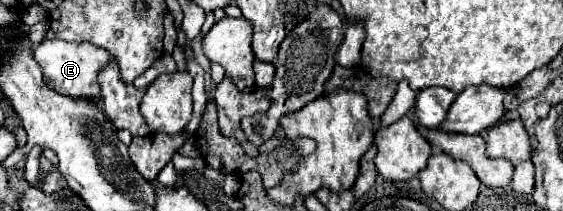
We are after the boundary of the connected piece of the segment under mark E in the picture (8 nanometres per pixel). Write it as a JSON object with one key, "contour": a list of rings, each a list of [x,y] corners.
{"contour":[[[44,40],[36,46],[34,60],[42,68],[44,82],[48,82],[52,90],[72,96],[72,98],[82,96],[82,98],[100,100],[100,88],[96,82],[96,74],[108,60],[112,60],[112,56],[106,50],[94,46],[92,42],[76,44],[76,42],[64,42],[64,40]]]}

